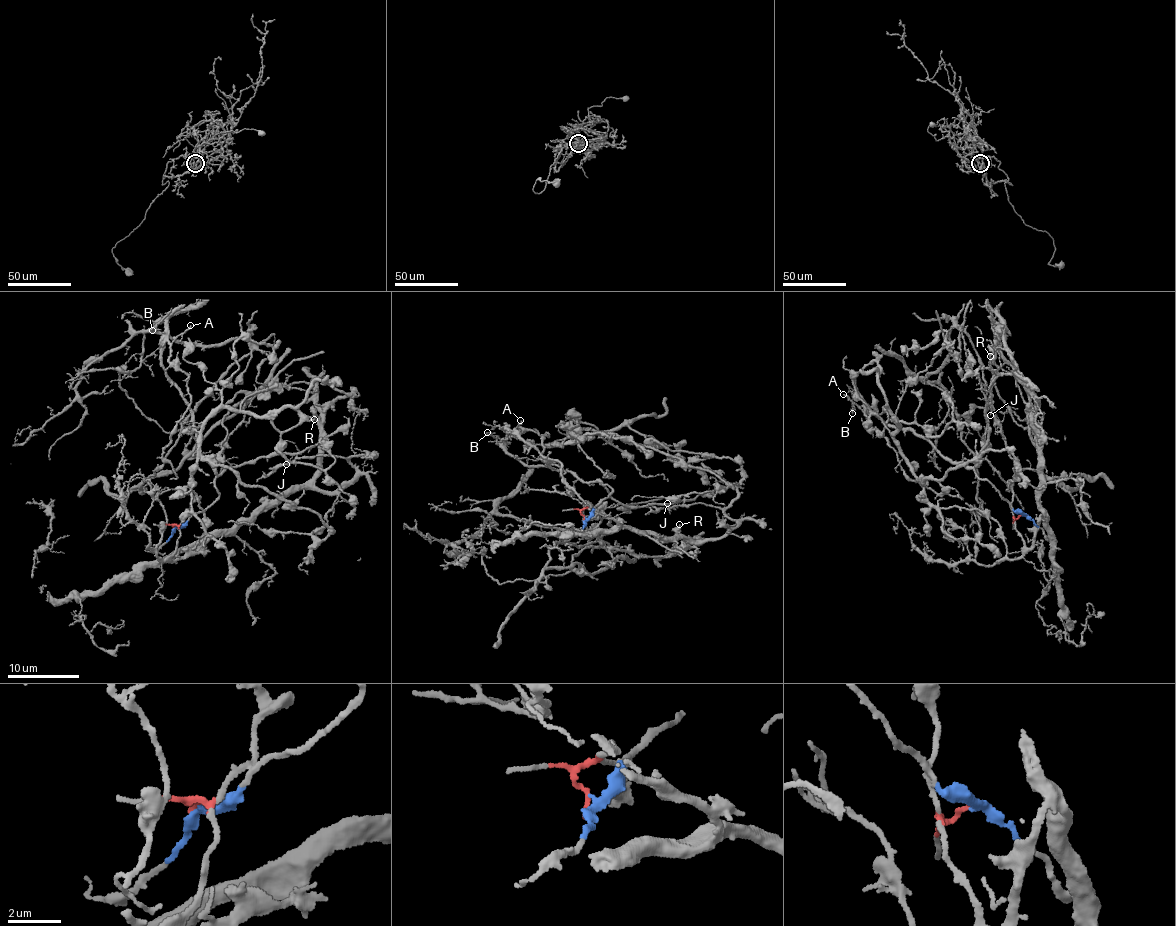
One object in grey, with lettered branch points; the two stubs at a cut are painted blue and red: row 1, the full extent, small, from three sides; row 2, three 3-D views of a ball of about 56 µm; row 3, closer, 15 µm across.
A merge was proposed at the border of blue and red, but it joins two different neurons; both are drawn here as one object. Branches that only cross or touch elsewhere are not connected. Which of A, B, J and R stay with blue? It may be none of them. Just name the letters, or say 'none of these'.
A, B, J

